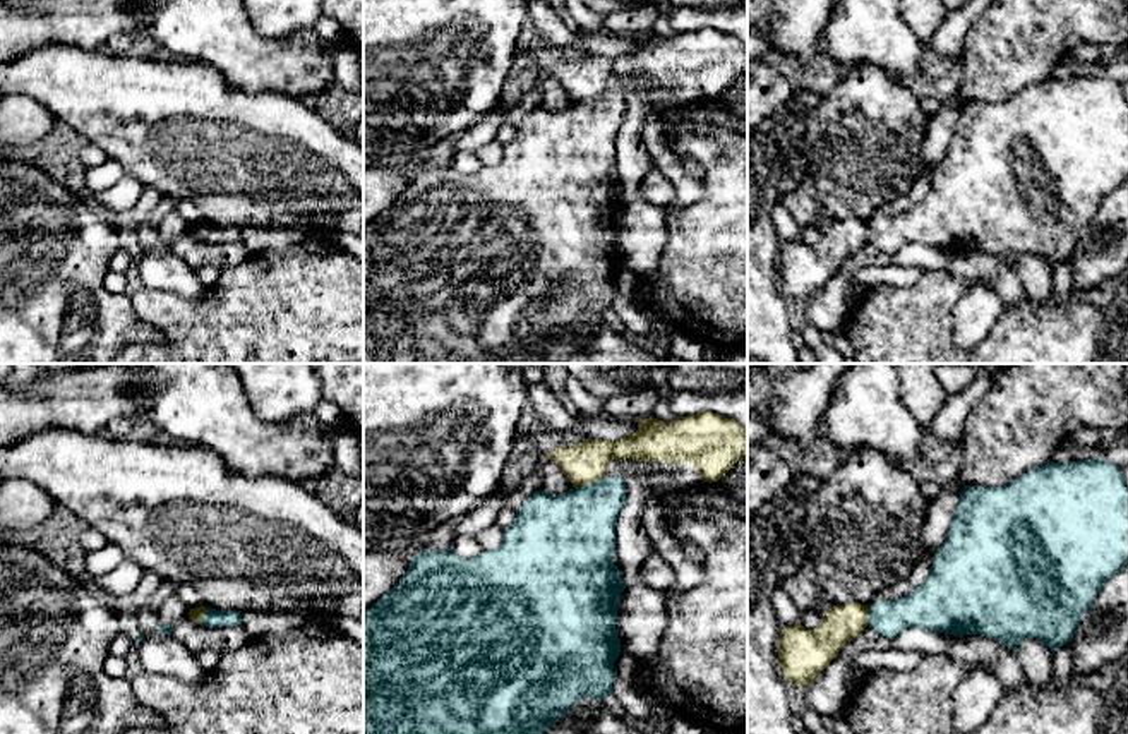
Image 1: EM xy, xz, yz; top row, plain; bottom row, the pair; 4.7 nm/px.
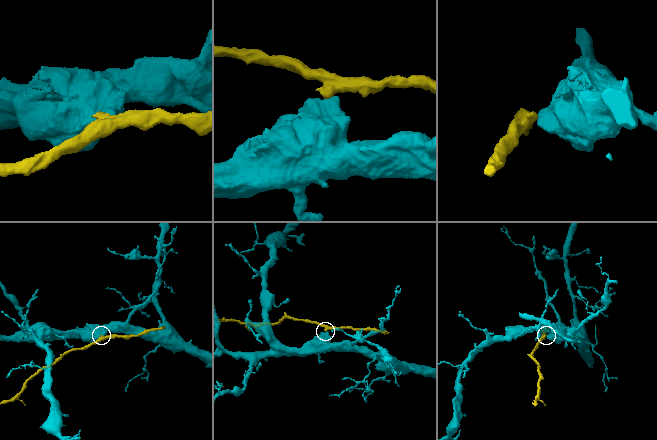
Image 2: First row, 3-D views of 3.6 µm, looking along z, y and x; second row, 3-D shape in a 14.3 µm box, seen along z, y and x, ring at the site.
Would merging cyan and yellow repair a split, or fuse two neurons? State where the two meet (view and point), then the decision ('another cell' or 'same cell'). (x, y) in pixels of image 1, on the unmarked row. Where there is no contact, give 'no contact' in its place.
meets cyan in xz at (588, 100); another cell

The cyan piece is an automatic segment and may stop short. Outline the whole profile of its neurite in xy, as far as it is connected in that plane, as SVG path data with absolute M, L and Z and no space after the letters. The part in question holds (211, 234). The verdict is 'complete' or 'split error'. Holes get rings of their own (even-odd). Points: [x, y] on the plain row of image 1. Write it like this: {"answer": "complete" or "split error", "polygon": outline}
{"answer": "complete", "polygon": "M206 223L201 242L209 242L209 244L240 242L240 237L242 230L237 226L216 226Z"}

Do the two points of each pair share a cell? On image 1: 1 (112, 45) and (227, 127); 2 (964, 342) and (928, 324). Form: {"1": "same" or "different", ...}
{"1": "different", "2": "different"}

